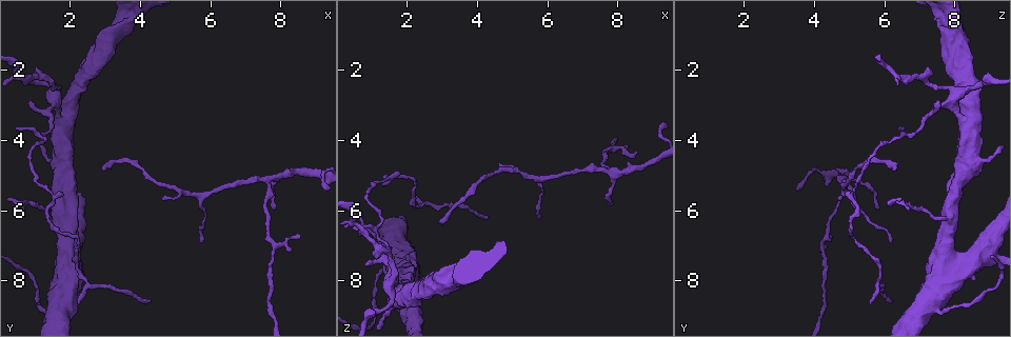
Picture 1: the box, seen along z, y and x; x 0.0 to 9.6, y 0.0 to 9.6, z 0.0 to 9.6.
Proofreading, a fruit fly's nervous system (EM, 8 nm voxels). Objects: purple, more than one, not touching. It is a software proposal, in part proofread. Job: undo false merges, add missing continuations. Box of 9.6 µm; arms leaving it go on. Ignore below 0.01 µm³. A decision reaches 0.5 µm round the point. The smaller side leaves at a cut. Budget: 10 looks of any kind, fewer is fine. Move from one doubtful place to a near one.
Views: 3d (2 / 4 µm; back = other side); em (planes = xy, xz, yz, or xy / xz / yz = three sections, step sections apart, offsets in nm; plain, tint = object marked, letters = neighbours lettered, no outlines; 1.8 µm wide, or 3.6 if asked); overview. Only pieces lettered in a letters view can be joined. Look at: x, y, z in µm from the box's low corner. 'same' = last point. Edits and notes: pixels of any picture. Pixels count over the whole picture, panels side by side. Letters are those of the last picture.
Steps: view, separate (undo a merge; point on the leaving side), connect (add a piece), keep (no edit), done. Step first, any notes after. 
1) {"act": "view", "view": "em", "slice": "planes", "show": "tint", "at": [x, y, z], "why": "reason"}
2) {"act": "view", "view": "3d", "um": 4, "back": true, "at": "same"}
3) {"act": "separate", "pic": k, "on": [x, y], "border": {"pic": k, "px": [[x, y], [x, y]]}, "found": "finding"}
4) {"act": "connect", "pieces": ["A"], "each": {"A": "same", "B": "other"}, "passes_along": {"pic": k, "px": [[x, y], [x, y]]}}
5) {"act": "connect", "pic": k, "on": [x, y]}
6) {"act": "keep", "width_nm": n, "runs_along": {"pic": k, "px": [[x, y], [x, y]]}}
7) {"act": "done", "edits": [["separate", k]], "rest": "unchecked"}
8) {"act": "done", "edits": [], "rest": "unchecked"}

{"act": "view", "view": "em", "slice": "planes", "show": "letters", "at": [1.65, 2.95, 7.90]}

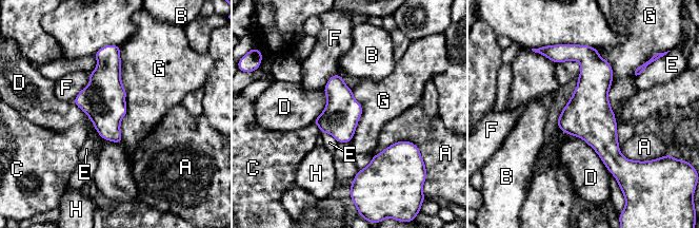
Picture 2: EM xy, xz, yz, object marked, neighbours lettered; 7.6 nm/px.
{"act": "keep", "width_nm": 280, "each": {"A": "other", "B": "other", "C": "other", "D": "other", "E": "other", "F": "other", "G": "other", "H": "other"}, "border": {"pic": 2, "px": [[119, 46], [126, 108], [121, 143]]}, "found": "continuous, no second neuron"}

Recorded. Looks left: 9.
{"act": "view", "view": "3d", "um": 2, "at": [5.75, 6.90, 6.20], "why": "tapers out"}

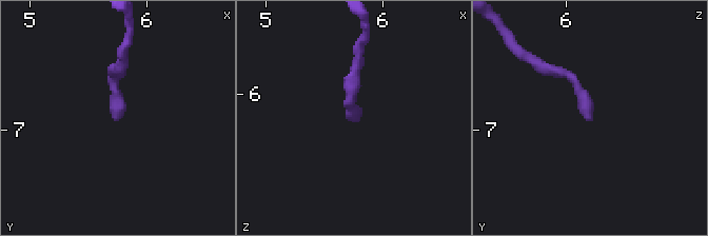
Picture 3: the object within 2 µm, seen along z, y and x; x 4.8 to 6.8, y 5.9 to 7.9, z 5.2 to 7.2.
{"act": "view", "view": "em", "um": 3.6, "slice": "xz", "step": 4, "show": "letters", "at": [5.72, 6.92, 6.20]}

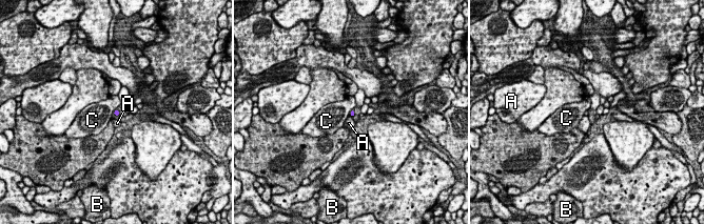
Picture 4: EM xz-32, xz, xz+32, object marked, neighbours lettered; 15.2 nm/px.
{"act": "view", "view": "em", "um": 3.6, "slice": "yz", "step": 8, "show": "letters", "at": "same"}

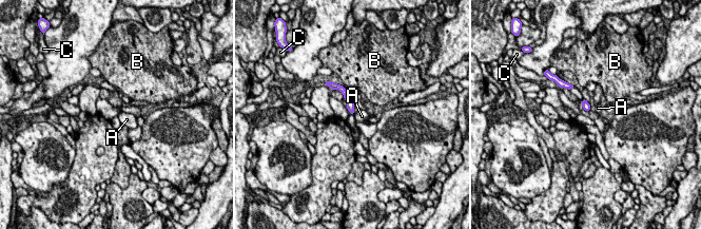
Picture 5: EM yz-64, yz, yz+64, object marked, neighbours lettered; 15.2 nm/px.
{"act": "keep", "longest_contact_nm": ["C", 120], "each": {"A": "other", "B": "other", "C": "other"}, "runs_along": {"pic": 5, "px": [[338, 87], [349, 99], [351, 110]]}, "found": "none of them fits"}

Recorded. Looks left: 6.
{"act": "view", "view": "em", "slice": "planes", "show": "letters", "at": [4.25, 8.60, 6.15], "why": "thin end"}

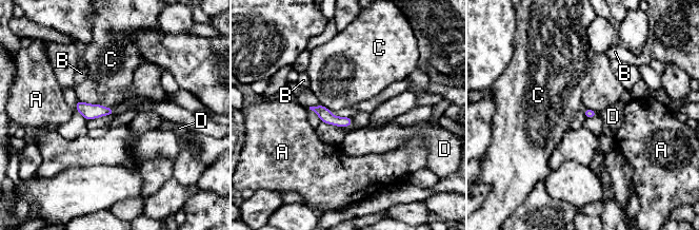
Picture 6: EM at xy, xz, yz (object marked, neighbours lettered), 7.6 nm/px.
{"act": "keep", "each": {"A": "other", "B": "other", "C": "other", "D": "other"}, "runs_along": {"pic": 6, "px": [[315, 109], [332, 119], [348, 122]]}, "found": "none of them fits"}

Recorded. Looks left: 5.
{"act": "view", "view": "3d", "um": 2, "at": [7.60, 5.15, 4.80], "why": "three arms meet"}

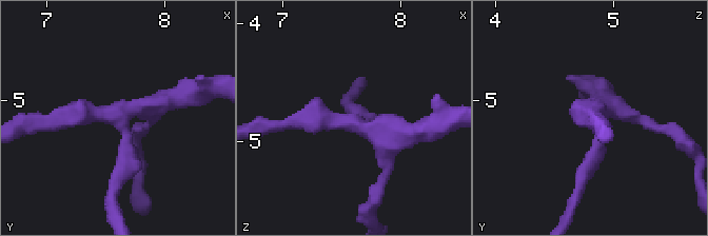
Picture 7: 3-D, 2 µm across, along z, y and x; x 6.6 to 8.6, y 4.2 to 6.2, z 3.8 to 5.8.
{"act": "view", "view": "em", "slice": "planes", "show": "tint", "at": [7.66, 5.12, 4.88], "why": "need the tissue"}

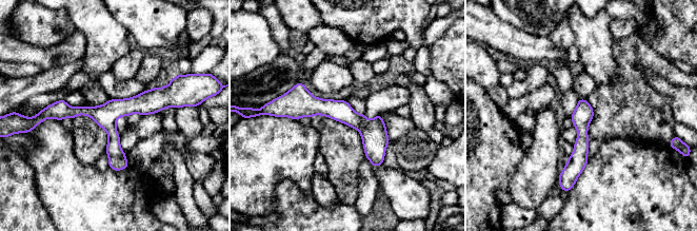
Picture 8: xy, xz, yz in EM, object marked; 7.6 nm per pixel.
{"act": "view", "view": "em", "slice": "planes", "show": "letters", "at": "same"}

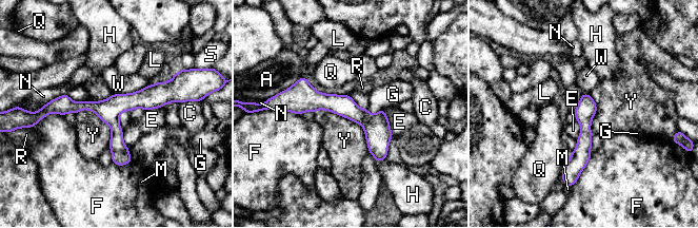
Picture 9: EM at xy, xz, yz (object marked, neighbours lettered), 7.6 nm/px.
{"act": "keep", "each": {"A": "other", "C": "other", "E": "other", "F": "other", "G": "other", "H": "other", "L": "other", "M": "other", "N": "other", "Q": "other", "R": "other", "S": "other", "W": "other", "Y": "other"}, "runs_along": {"pic": 9, "px": [[177, 98], [52, 105]]}, "found": "all the same neuron"}

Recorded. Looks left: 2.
{"act": "done", "edits": [], "rest": "unchecked"}

